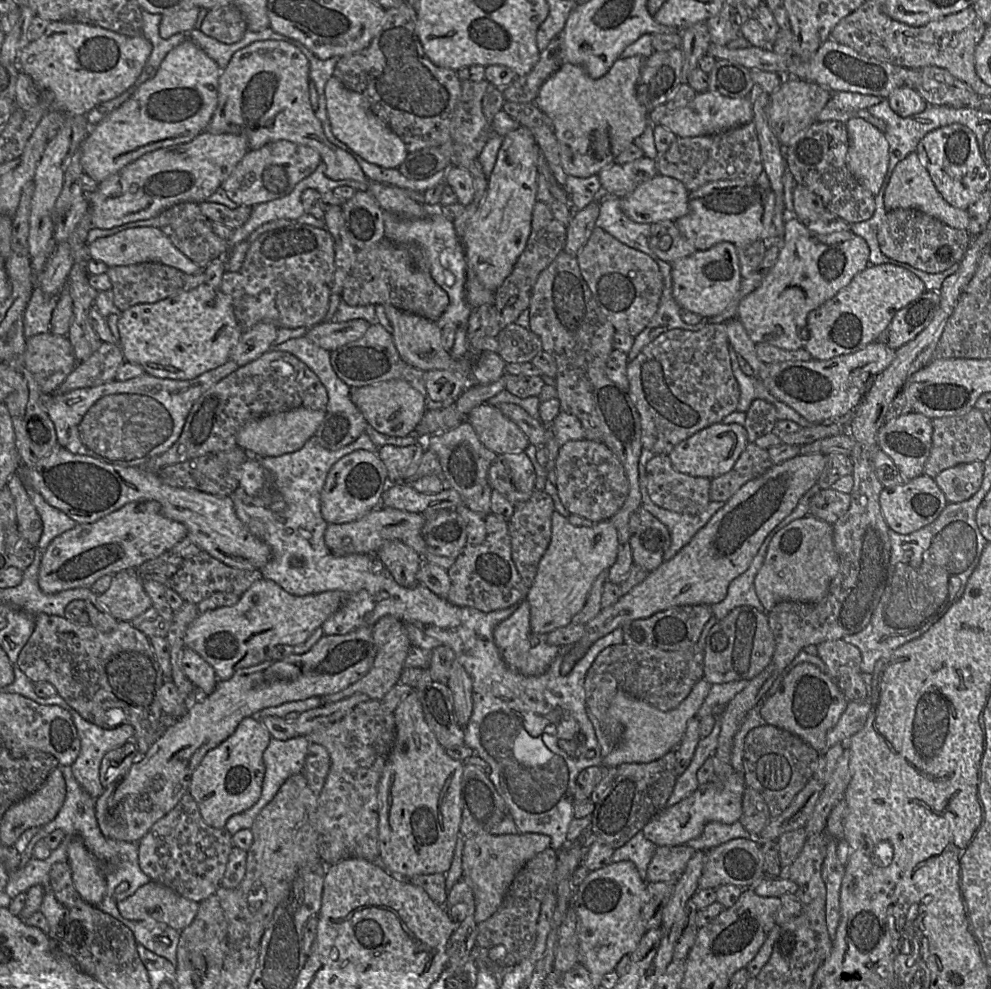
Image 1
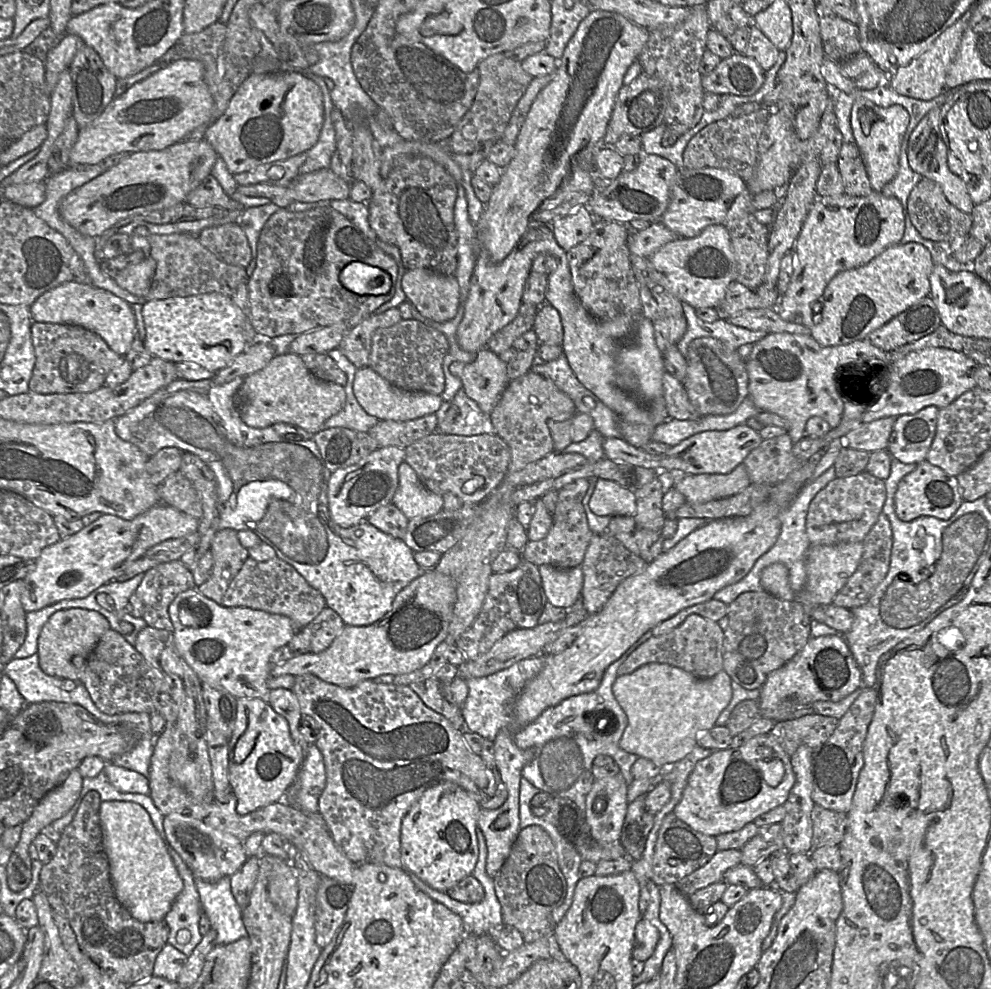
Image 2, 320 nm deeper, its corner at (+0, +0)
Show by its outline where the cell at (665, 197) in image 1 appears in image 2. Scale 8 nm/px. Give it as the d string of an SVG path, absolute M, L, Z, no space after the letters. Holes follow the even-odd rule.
M646 155L632 172L622 172L607 182L603 191L594 191L587 207L597 220L615 221L628 225L632 220L660 221L671 197L672 184L679 169L669 160Z

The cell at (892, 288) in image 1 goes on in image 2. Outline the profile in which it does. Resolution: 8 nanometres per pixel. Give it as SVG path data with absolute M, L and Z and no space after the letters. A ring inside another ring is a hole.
M898 243L885 249L868 263L839 272L827 284L821 296L821 311L813 317L810 335L821 346L838 346L862 340L895 316L930 296L930 274L934 263L928 249L919 243Z

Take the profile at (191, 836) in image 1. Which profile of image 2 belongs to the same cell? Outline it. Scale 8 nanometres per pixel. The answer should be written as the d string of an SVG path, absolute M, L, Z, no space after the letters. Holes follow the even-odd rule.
M170 813L164 816L163 827L165 842L181 857L194 878L215 882L224 876L231 877L247 859L244 841L188 814Z

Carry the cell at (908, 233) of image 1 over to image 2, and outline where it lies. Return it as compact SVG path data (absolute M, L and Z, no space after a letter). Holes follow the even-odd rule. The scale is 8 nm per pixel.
M923 178L909 194L905 215L919 234L927 240L944 242L970 235L971 214L966 214L949 203L939 184L927 178Z

